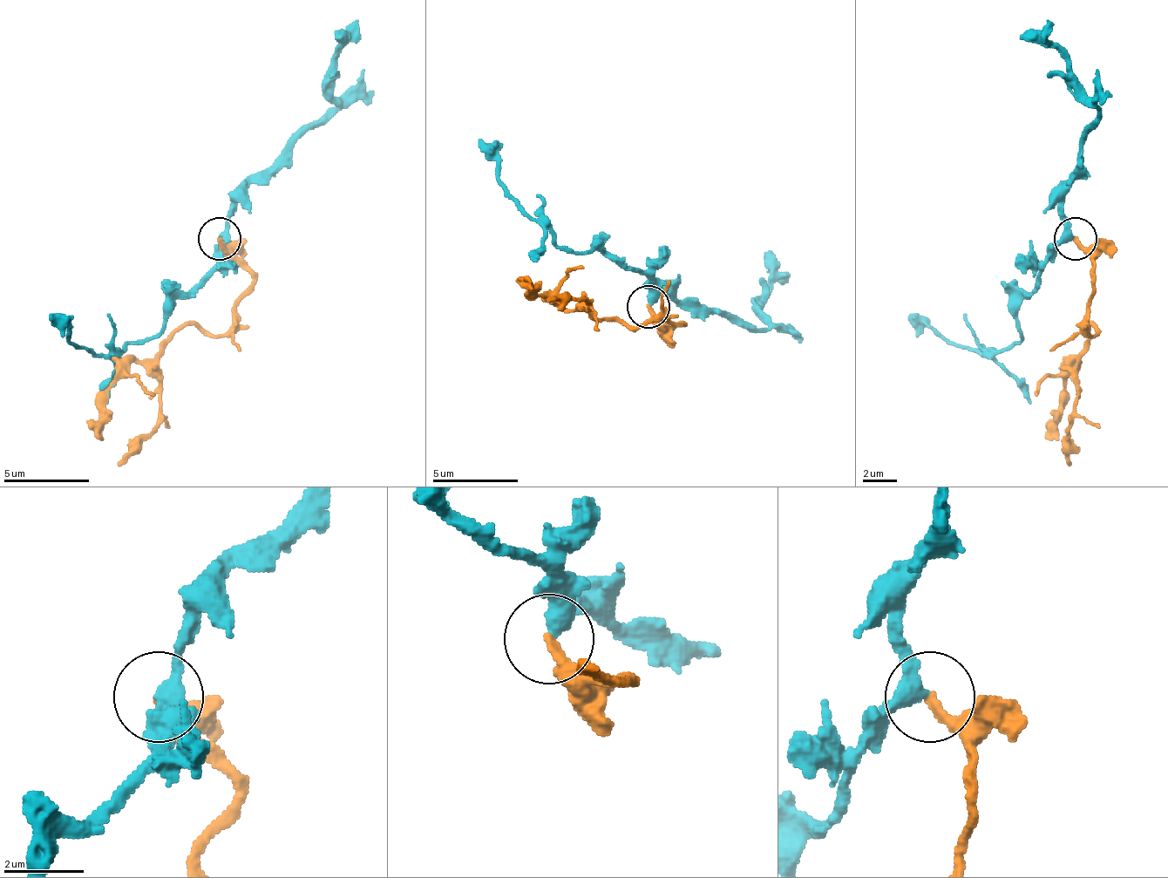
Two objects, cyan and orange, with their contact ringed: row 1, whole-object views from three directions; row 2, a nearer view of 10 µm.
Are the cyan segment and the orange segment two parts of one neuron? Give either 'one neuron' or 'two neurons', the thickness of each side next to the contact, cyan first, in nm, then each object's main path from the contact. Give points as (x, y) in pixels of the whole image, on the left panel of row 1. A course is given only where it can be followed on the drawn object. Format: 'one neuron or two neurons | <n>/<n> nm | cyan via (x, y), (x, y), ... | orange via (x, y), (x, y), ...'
one neuron | 360/240 nm | cyan via (220, 240), (220, 261), (156, 334), (125, 347), (96, 356), (48, 313) | orange via (220, 240), (250, 274), (250, 291), (224, 334), (194, 325), (173, 334), (159, 364), (156, 428), (117, 467)

